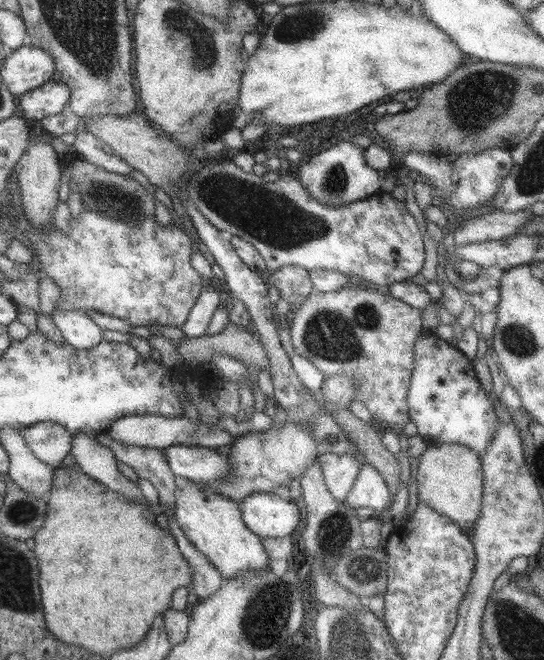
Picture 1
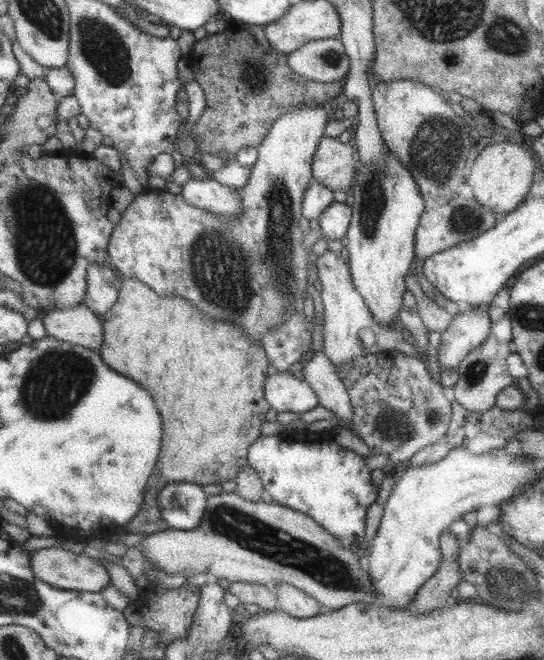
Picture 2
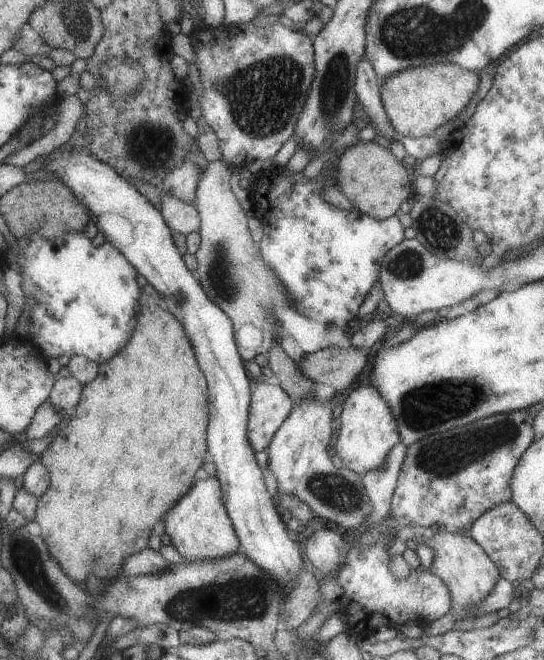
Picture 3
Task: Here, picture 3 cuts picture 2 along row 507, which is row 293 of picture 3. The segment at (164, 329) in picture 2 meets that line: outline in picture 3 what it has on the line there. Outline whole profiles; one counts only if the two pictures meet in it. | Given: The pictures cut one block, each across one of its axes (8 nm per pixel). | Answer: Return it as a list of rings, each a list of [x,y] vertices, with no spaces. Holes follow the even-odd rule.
[[[146,283],[144,286],[140,288],[141,294],[139,294],[139,316],[137,316],[137,320],[135,322],[135,330],[133,330],[133,336],[131,336],[131,346],[129,346],[129,342],[127,342],[127,346],[123,348],[123,350],[119,350],[111,360],[107,360],[107,362],[102,362],[98,364],[97,376],[91,380],[89,383],[85,383],[81,390],[81,396],[79,396],[79,402],[75,406],[75,414],[77,416],[72,416],[68,422],[67,428],[59,432],[55,438],[49,442],[47,447],[38,455],[38,460],[43,464],[43,466],[47,469],[49,473],[49,484],[47,490],[38,498],[36,508],[35,508],[35,522],[39,525],[40,528],[40,537],[43,539],[43,542],[46,544],[48,548],[49,554],[52,556],[52,559],[59,565],[59,568],[65,573],[65,576],[72,580],[75,584],[80,586],[85,585],[87,576],[89,573],[93,573],[95,578],[97,578],[101,583],[111,582],[112,580],[117,579],[122,573],[123,568],[123,560],[127,558],[127,556],[131,556],[131,554],[135,554],[135,552],[141,552],[141,550],[149,549],[148,539],[151,534],[151,530],[153,529],[153,525],[155,522],[164,518],[164,514],[179,500],[179,498],[183,498],[183,494],[193,486],[193,483],[196,481],[198,477],[199,468],[203,466],[203,455],[206,451],[206,430],[207,423],[209,420],[208,416],[208,388],[206,384],[205,375],[201,372],[199,368],[197,360],[195,360],[195,354],[193,354],[193,349],[191,348],[191,344],[181,323],[176,320],[176,318],[163,306],[162,298],[149,283]],[[67,430],[81,430],[85,436],[81,436],[81,438],[85,438],[85,440],[79,440],[79,442],[83,442],[83,444],[77,444],[75,442],[75,446],[71,444],[71,446],[59,446],[59,444],[65,444],[65,440],[63,438],[67,438],[69,436],[69,432]]]

